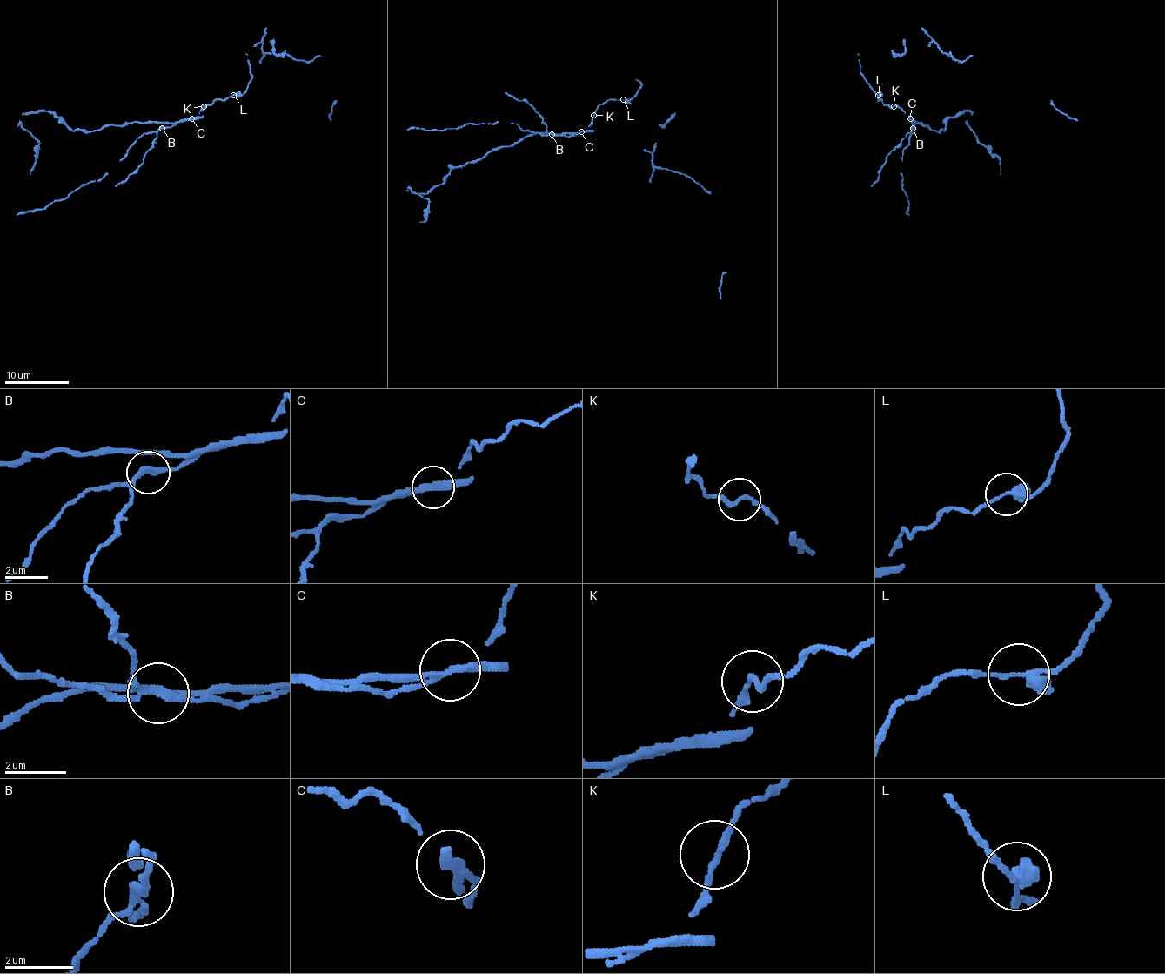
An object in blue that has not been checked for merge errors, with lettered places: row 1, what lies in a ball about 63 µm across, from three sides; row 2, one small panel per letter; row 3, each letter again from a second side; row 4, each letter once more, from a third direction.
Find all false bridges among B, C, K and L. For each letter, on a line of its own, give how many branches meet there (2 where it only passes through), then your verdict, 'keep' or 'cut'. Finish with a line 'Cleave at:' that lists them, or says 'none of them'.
B: 3 | cut
C: 2 | cut
K: 2 | keep
L: 2 | keep
Cleave at: B, C

